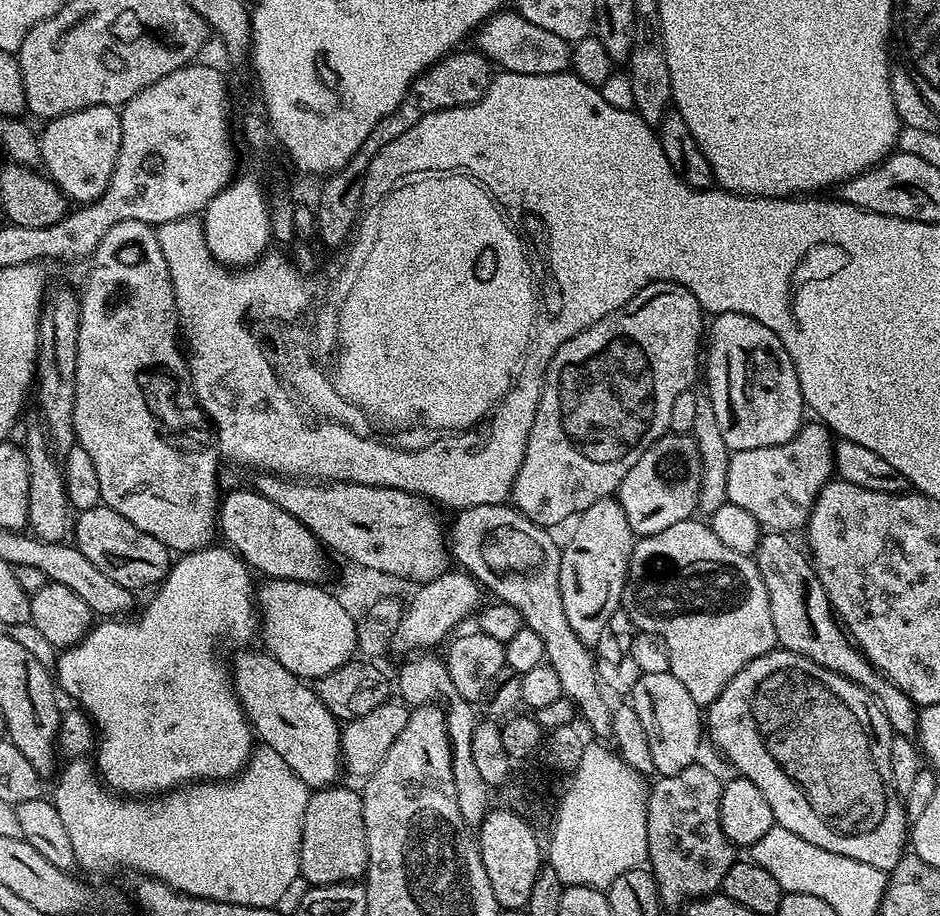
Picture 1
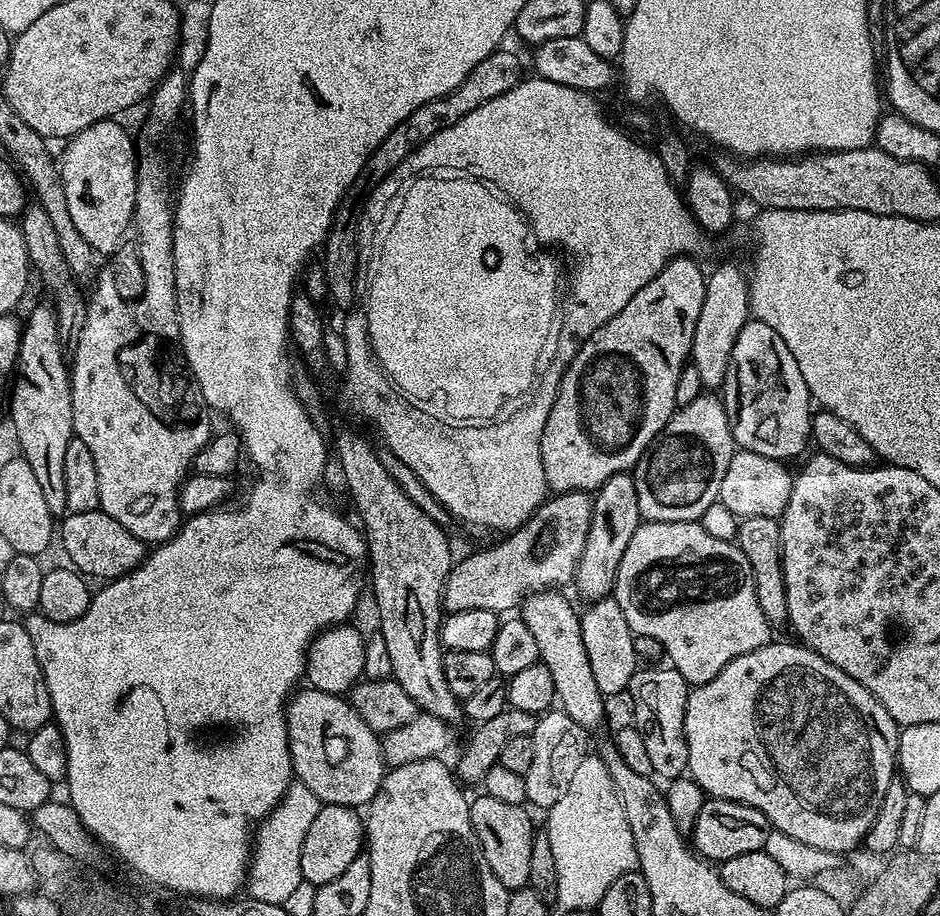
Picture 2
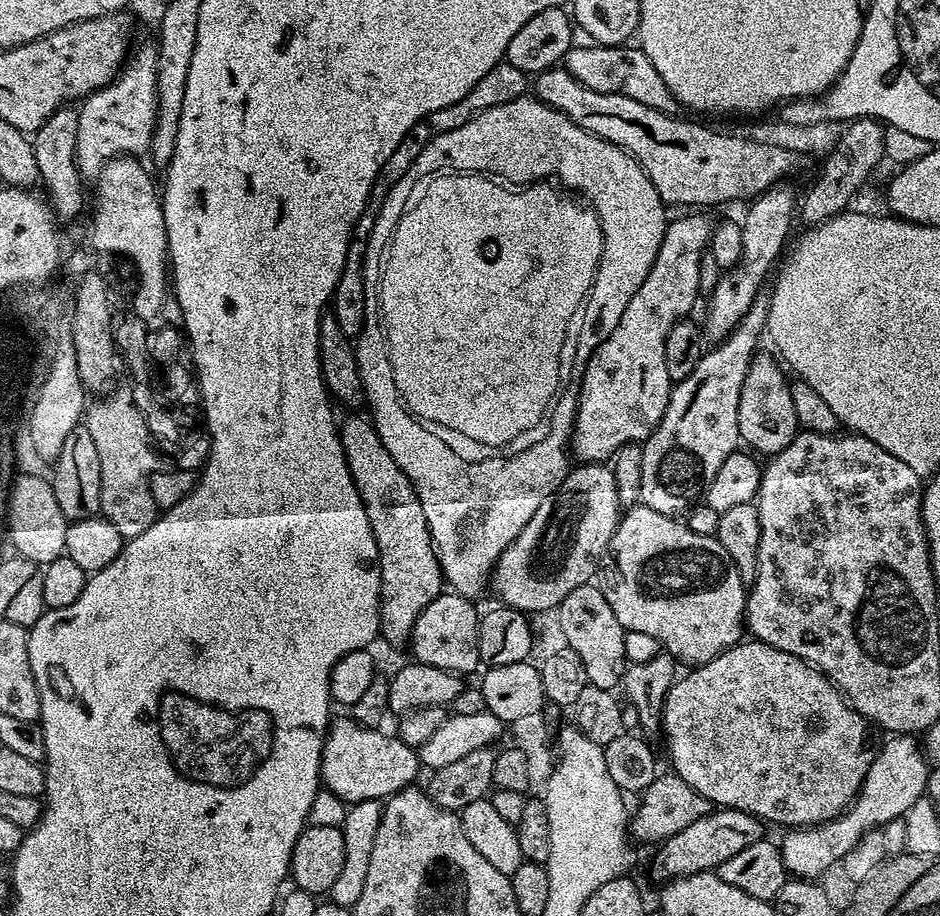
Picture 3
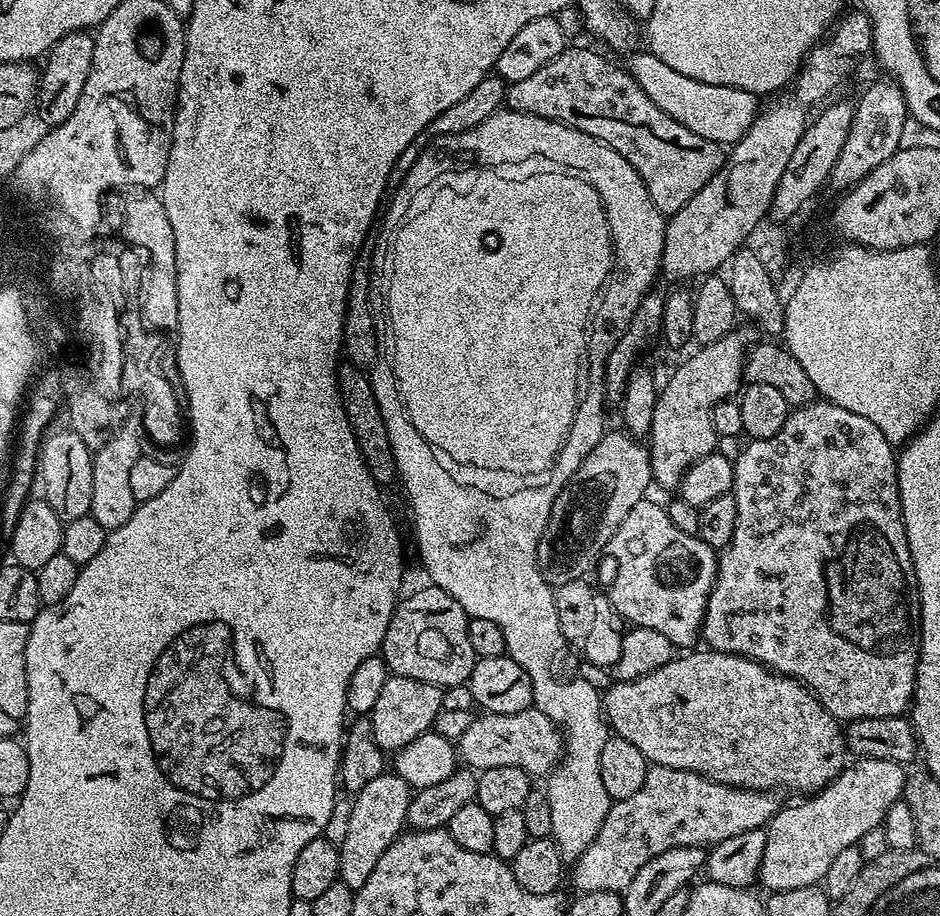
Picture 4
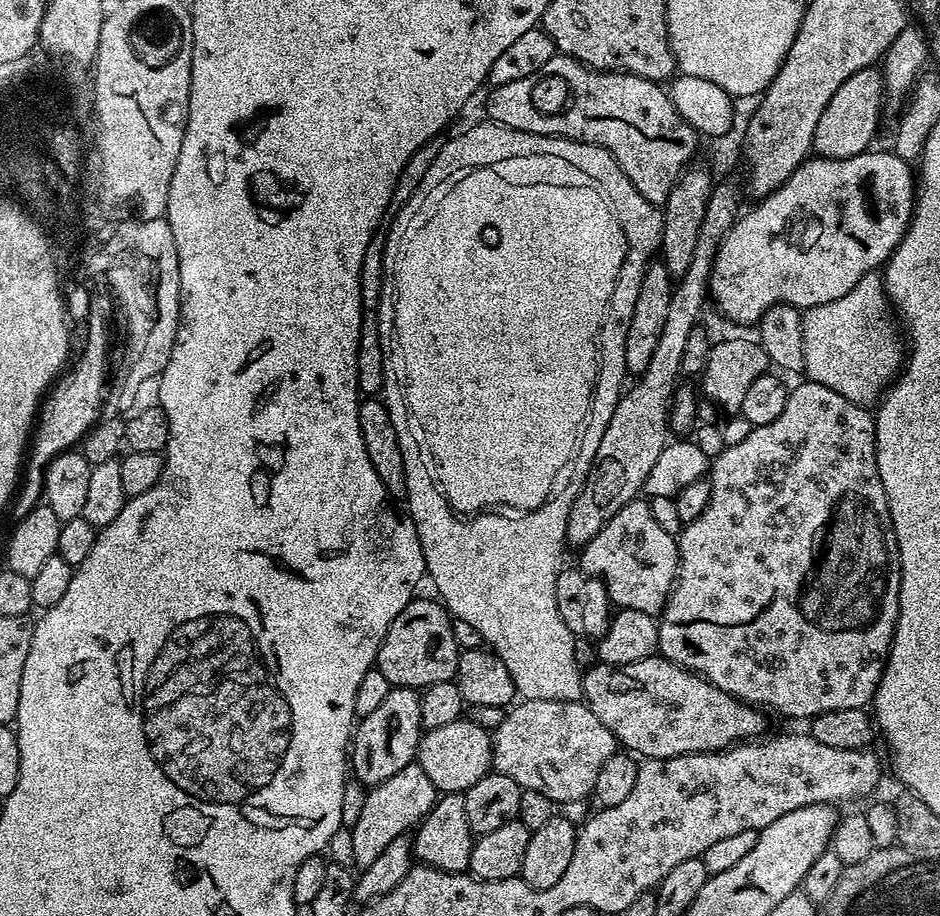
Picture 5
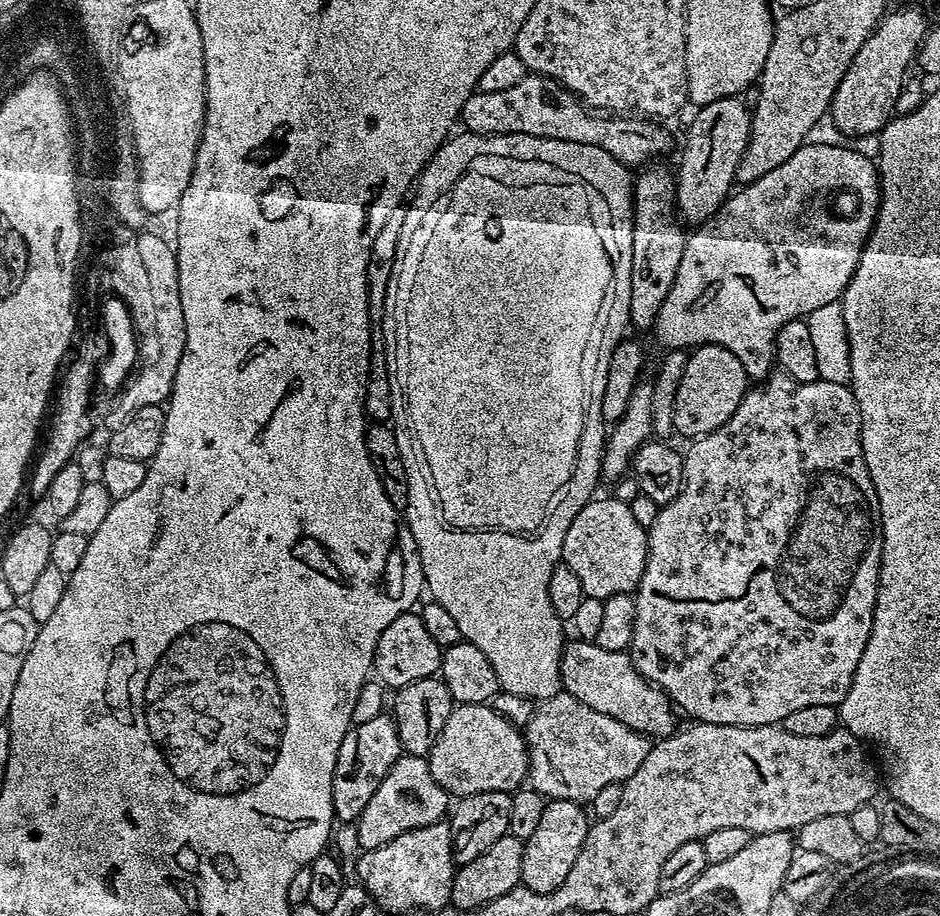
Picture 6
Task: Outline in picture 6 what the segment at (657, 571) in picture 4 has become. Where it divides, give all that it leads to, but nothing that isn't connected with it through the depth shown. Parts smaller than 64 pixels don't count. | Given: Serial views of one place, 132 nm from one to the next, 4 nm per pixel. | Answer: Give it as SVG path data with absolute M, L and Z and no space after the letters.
M593 498L570 522L570 530L566 530L566 542L562 542L562 562L582 582L585 597L603 602L614 594L623 592L635 593L640 585L642 574L648 562L648 529L638 526L638 518L634 518L631 503L625 500L600 500Z

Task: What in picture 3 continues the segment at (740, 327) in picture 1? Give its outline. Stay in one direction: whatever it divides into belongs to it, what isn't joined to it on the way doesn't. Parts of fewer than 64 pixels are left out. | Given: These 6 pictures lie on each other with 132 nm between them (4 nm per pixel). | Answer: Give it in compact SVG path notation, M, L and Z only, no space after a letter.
M754 362L742 382L742 394L738 402L740 439L745 445L749 444L749 449L757 448L752 449L757 453L781 452L786 446L790 446L798 431L794 402L790 398L790 384L789 381L784 381L785 369L779 363L776 364Z

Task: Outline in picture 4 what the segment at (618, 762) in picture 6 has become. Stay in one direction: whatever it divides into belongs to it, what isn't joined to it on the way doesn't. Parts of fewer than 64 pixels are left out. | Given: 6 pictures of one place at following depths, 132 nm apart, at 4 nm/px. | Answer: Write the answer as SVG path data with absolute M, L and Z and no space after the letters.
M530 707L518 714L480 714L458 742L458 756L467 767L483 770L494 766L518 766L533 778L547 777L565 751L561 729L542 710Z

